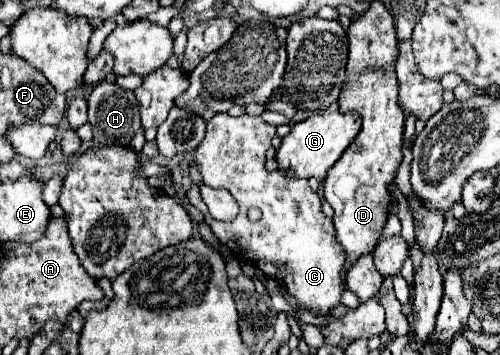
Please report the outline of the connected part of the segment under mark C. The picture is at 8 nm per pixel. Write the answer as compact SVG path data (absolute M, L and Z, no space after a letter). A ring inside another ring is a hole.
M215 114L213 120L207 122L207 132L203 142L199 144L195 152L195 164L203 176L203 182L211 188L225 188L231 192L231 196L239 204L239 214L231 222L219 222L215 220L207 210L205 202L201 200L199 186L193 184L193 188L187 192L187 200L199 208L205 214L207 224L211 226L213 234L221 244L225 244L237 258L245 262L253 262L265 276L277 280L279 284L285 286L291 298L295 298L307 312L313 316L325 316L329 314L335 306L341 304L341 294L345 292L345 250L339 246L335 238L335 228L331 218L327 218L321 210L321 198L315 194L307 180L293 180L283 176L281 172L267 172L265 170L265 152L271 146L271 138L275 136L275 126L263 122L261 118L255 116L239 116L233 118L229 114ZM251 206L257 206L263 212L263 218L257 222L249 222L245 210Z

